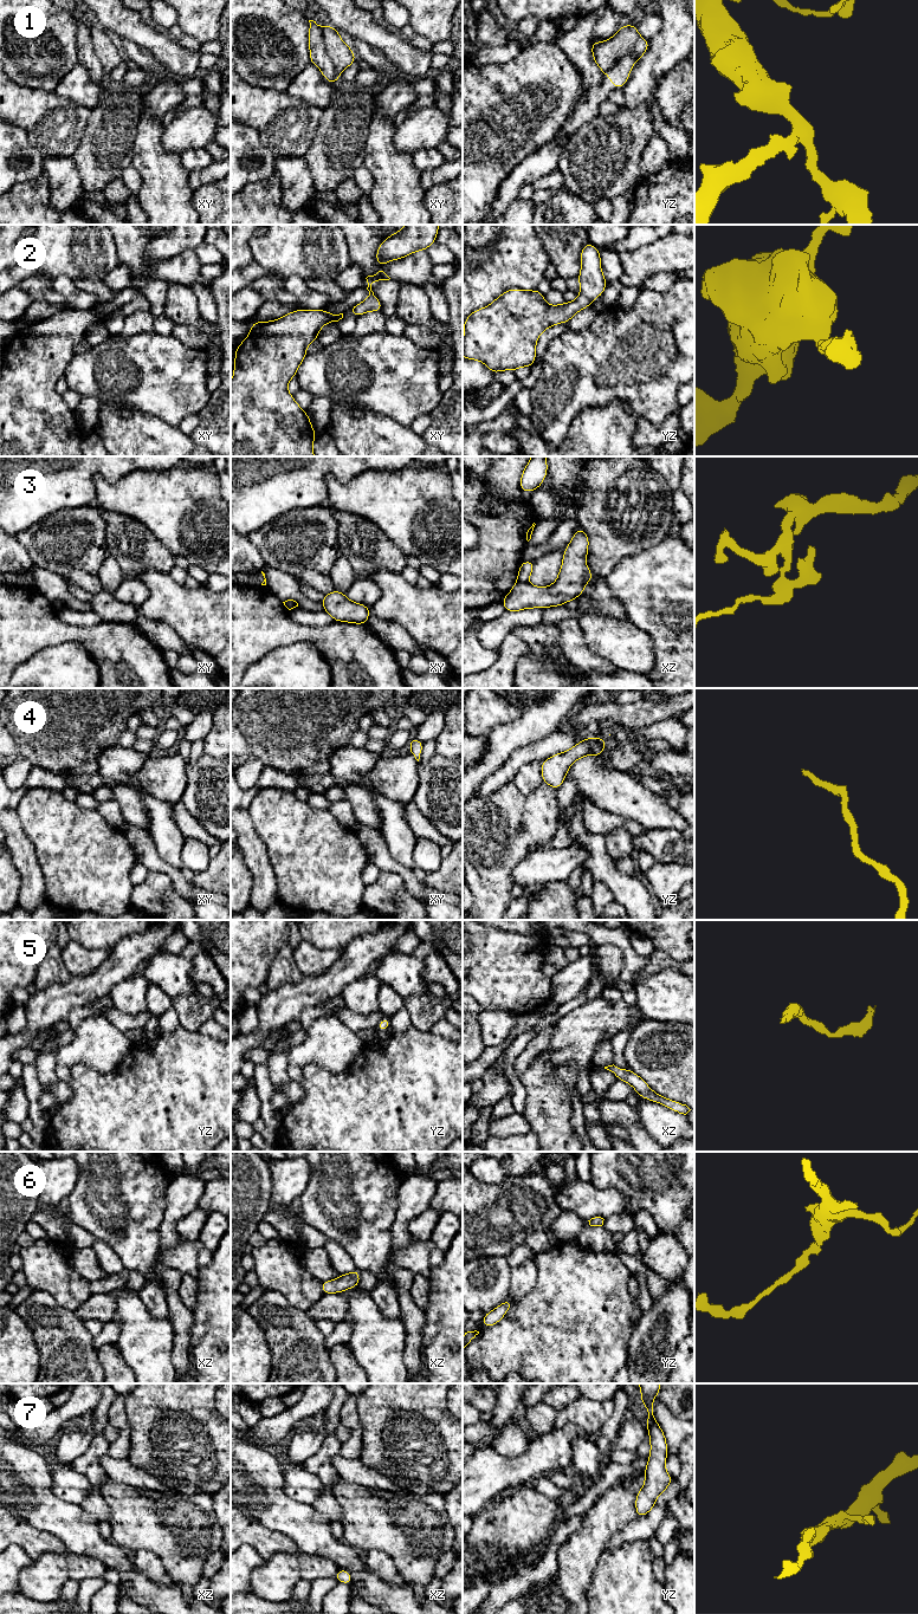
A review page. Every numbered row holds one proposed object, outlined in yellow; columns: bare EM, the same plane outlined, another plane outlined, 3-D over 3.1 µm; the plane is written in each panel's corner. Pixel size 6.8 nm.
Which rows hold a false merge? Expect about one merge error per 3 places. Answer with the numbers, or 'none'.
1, 3

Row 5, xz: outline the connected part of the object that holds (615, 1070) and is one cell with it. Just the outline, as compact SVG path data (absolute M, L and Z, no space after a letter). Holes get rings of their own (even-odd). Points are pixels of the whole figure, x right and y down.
M613 1064L605 1067L605 1069L612 1071L618 1077L618 1080L625 1081L632 1085L640 1097L649 1100L651 1102L660 1103L664 1107L679 1114L686 1115L691 1110L686 1104L670 1100L653 1091L648 1084L639 1075L634 1074L629 1068L622 1070Z

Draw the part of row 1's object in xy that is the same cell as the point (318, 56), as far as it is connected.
M309 20L309 22L310 63L315 64L322 71L323 77L329 83L336 84L338 83L338 74L327 53L322 27L318 26L313 20Z

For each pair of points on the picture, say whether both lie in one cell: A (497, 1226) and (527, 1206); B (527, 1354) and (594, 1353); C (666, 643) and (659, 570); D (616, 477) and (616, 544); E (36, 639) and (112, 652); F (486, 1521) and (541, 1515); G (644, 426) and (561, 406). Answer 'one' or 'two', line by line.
A: one
B: one
C: one
D: one
E: one
F: one
G: two

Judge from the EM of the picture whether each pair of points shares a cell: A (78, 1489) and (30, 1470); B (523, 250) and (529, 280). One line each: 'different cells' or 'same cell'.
A: different cells
B: same cell

